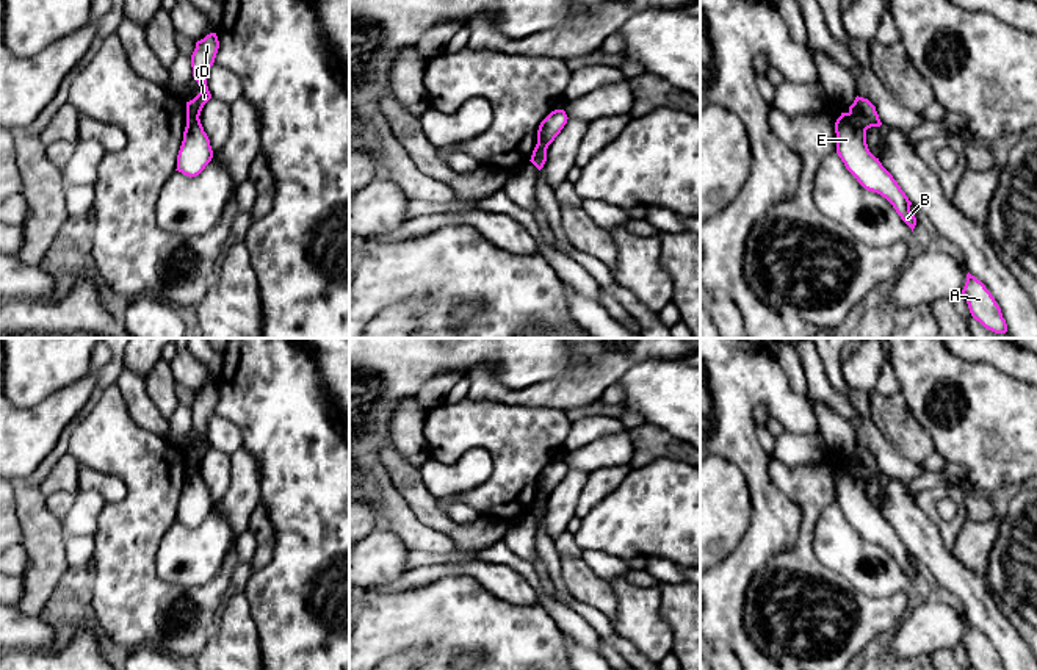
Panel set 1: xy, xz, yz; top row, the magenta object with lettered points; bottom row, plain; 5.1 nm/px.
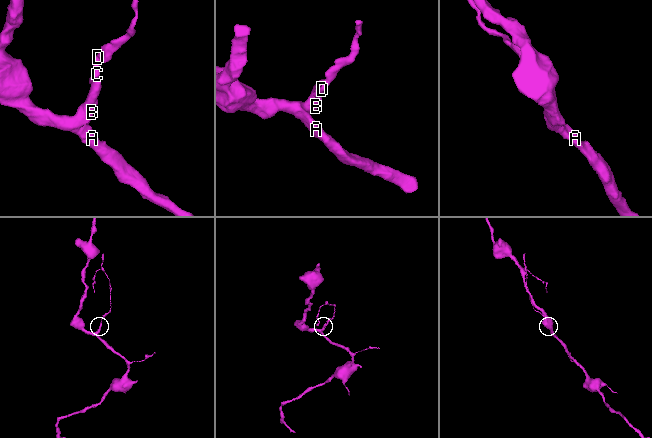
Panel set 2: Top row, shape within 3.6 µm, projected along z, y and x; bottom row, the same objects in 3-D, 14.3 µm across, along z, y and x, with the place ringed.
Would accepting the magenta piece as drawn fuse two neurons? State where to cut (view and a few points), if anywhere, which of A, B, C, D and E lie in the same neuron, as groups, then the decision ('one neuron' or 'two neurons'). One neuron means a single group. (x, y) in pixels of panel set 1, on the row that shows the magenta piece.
yz (848, 113), (865, 130) | A B E / C D | two neurons

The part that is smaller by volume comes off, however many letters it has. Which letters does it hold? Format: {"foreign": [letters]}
{"foreign": ["C", "D"]}

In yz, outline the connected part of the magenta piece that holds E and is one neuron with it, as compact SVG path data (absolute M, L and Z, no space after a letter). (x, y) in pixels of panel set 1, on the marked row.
M841 113L835 122L836 153L846 169L868 191L885 197L901 219L912 229L916 225L916 218L910 211L912 202L901 189L893 175L882 166L866 144L866 130L857 125L849 113Z

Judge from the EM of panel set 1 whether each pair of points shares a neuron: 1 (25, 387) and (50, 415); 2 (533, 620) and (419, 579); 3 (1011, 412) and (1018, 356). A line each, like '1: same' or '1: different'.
1: different
2: different
3: different

